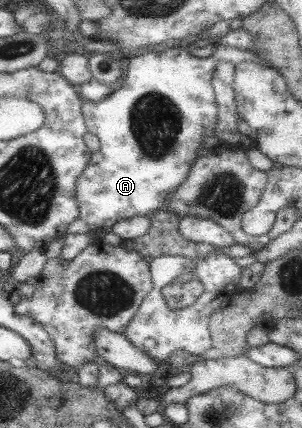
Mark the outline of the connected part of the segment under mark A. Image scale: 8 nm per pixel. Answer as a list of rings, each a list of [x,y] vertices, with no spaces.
[[[222,44],[215,46],[213,53],[208,58],[196,58],[192,56],[184,45],[179,45],[176,47],[168,47],[163,49],[161,47],[155,49],[143,49],[142,51],[137,51],[132,55],[129,55],[128,64],[126,64],[126,74],[120,79],[122,84],[117,87],[113,87],[112,92],[107,98],[100,102],[81,102],[81,115],[83,116],[84,124],[86,125],[87,132],[94,134],[98,138],[99,148],[90,155],[90,160],[88,164],[84,167],[84,172],[78,176],[75,184],[75,199],[78,207],[77,217],[67,226],[65,233],[70,235],[82,235],[94,232],[94,230],[108,231],[111,226],[122,219],[132,218],[134,215],[148,215],[150,211],[156,211],[163,206],[163,202],[167,200],[169,194],[173,190],[183,184],[186,180],[187,174],[190,172],[192,163],[197,159],[196,152],[202,147],[202,140],[206,136],[211,136],[213,134],[213,124],[217,122],[217,106],[214,105],[214,96],[211,88],[211,76],[214,68],[214,64],[218,60],[225,60],[231,62],[233,65],[238,64],[240,61],[252,61],[258,63],[259,65],[264,65],[265,67],[270,67],[265,64],[264,60],[261,60],[258,56],[254,56],[249,50],[242,50],[239,48],[224,46]]]

